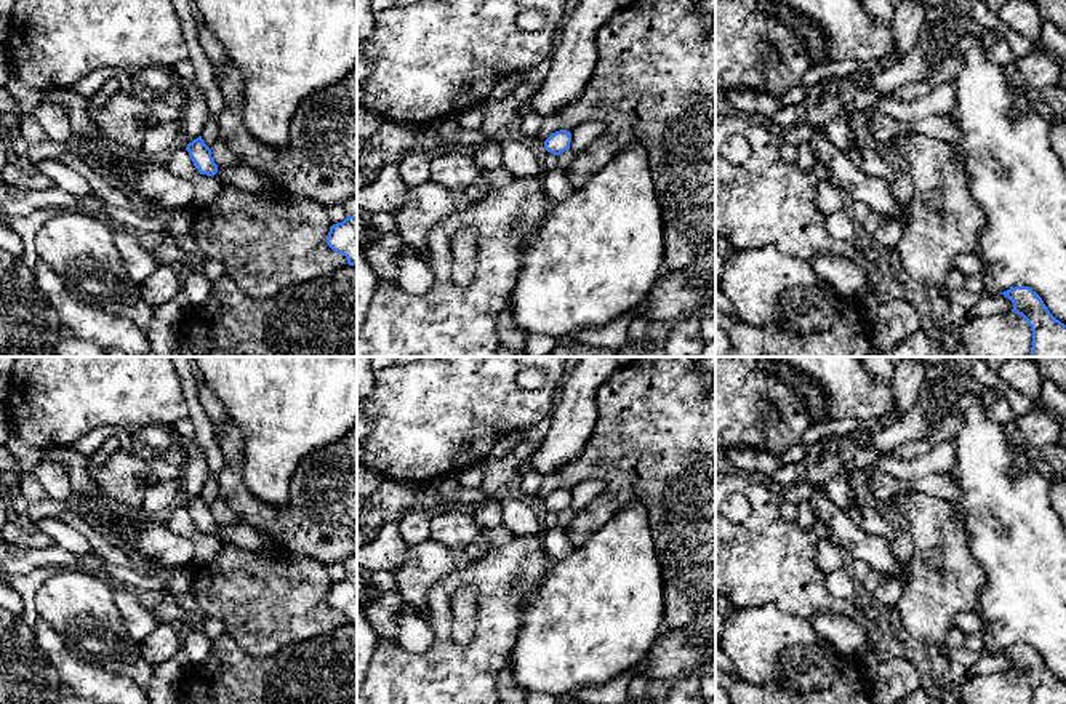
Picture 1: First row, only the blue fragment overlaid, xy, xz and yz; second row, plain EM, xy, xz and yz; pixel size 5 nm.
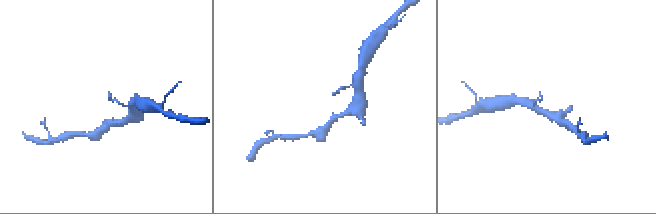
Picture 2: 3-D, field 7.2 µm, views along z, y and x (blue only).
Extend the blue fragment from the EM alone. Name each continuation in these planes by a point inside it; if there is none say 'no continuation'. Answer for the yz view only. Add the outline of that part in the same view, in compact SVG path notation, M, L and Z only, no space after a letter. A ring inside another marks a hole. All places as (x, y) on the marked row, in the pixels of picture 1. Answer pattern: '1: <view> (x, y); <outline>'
no continuation

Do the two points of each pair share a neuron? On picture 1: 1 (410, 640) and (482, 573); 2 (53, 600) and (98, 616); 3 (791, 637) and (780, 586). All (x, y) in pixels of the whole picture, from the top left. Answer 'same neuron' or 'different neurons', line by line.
1: different neurons
2: same neuron
3: different neurons

